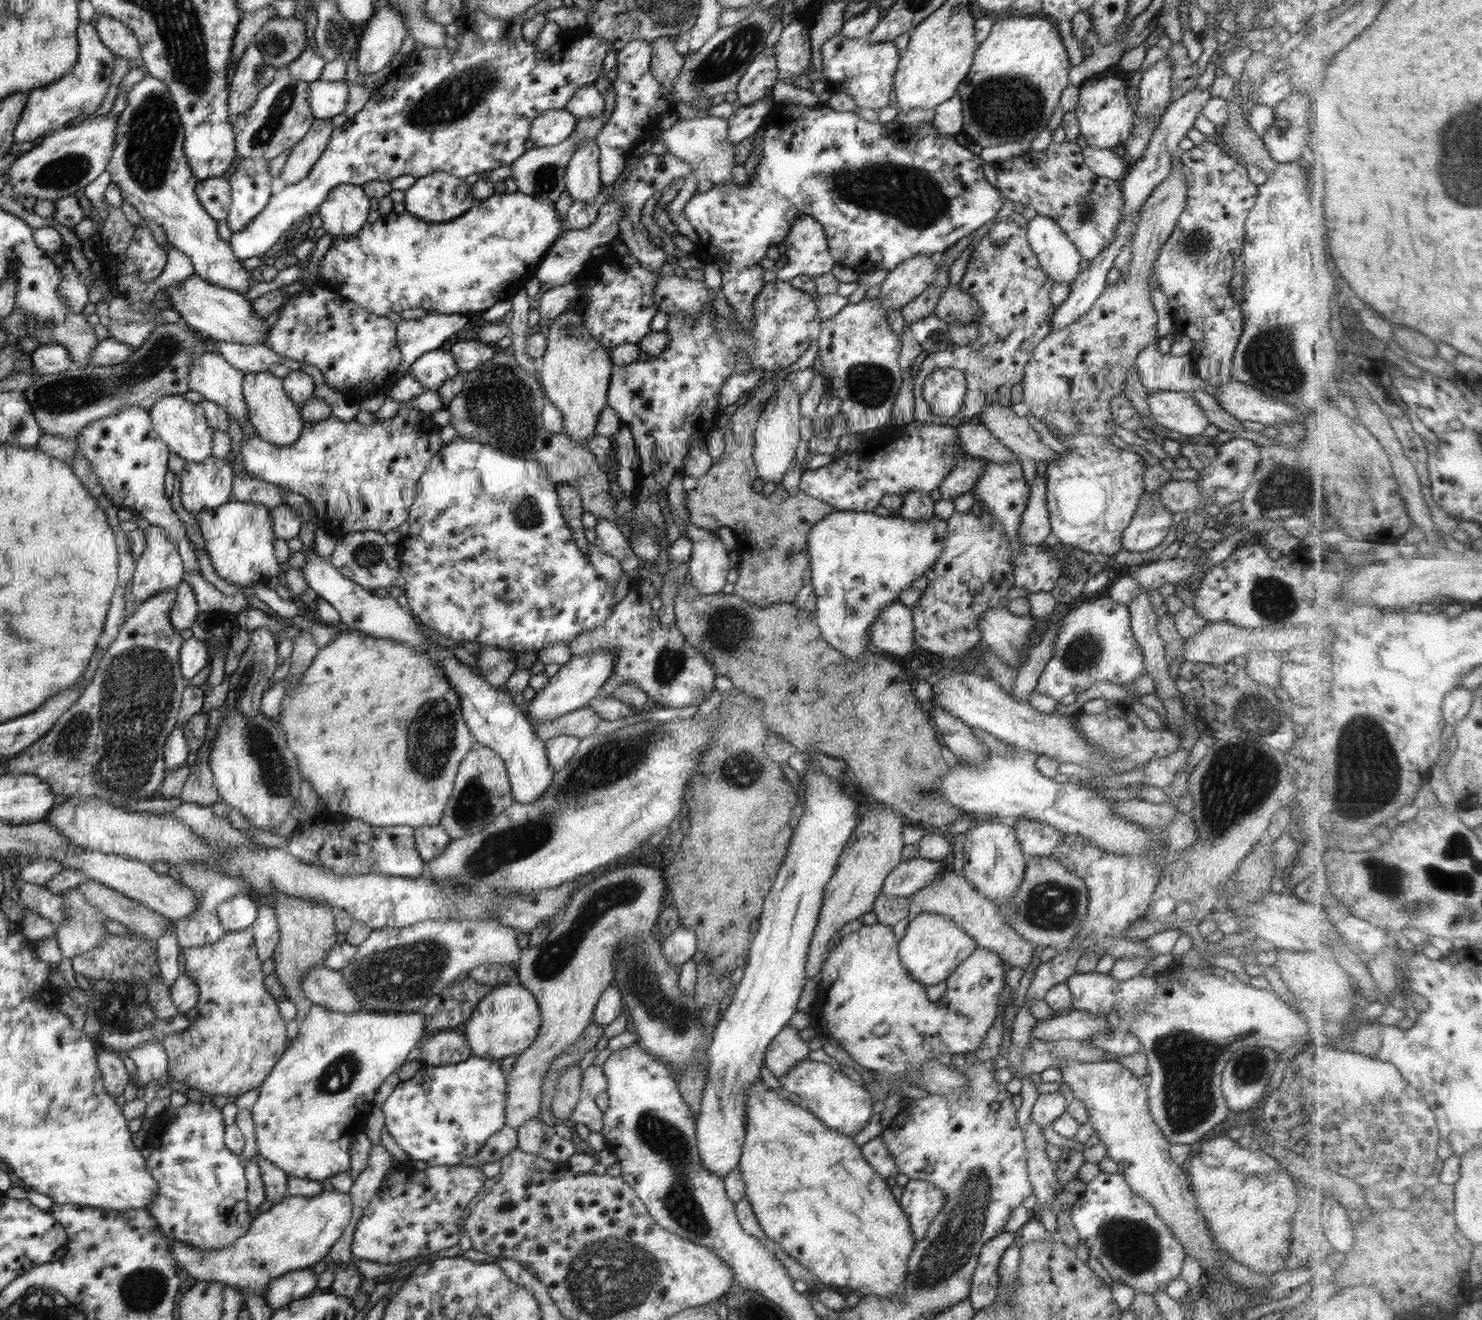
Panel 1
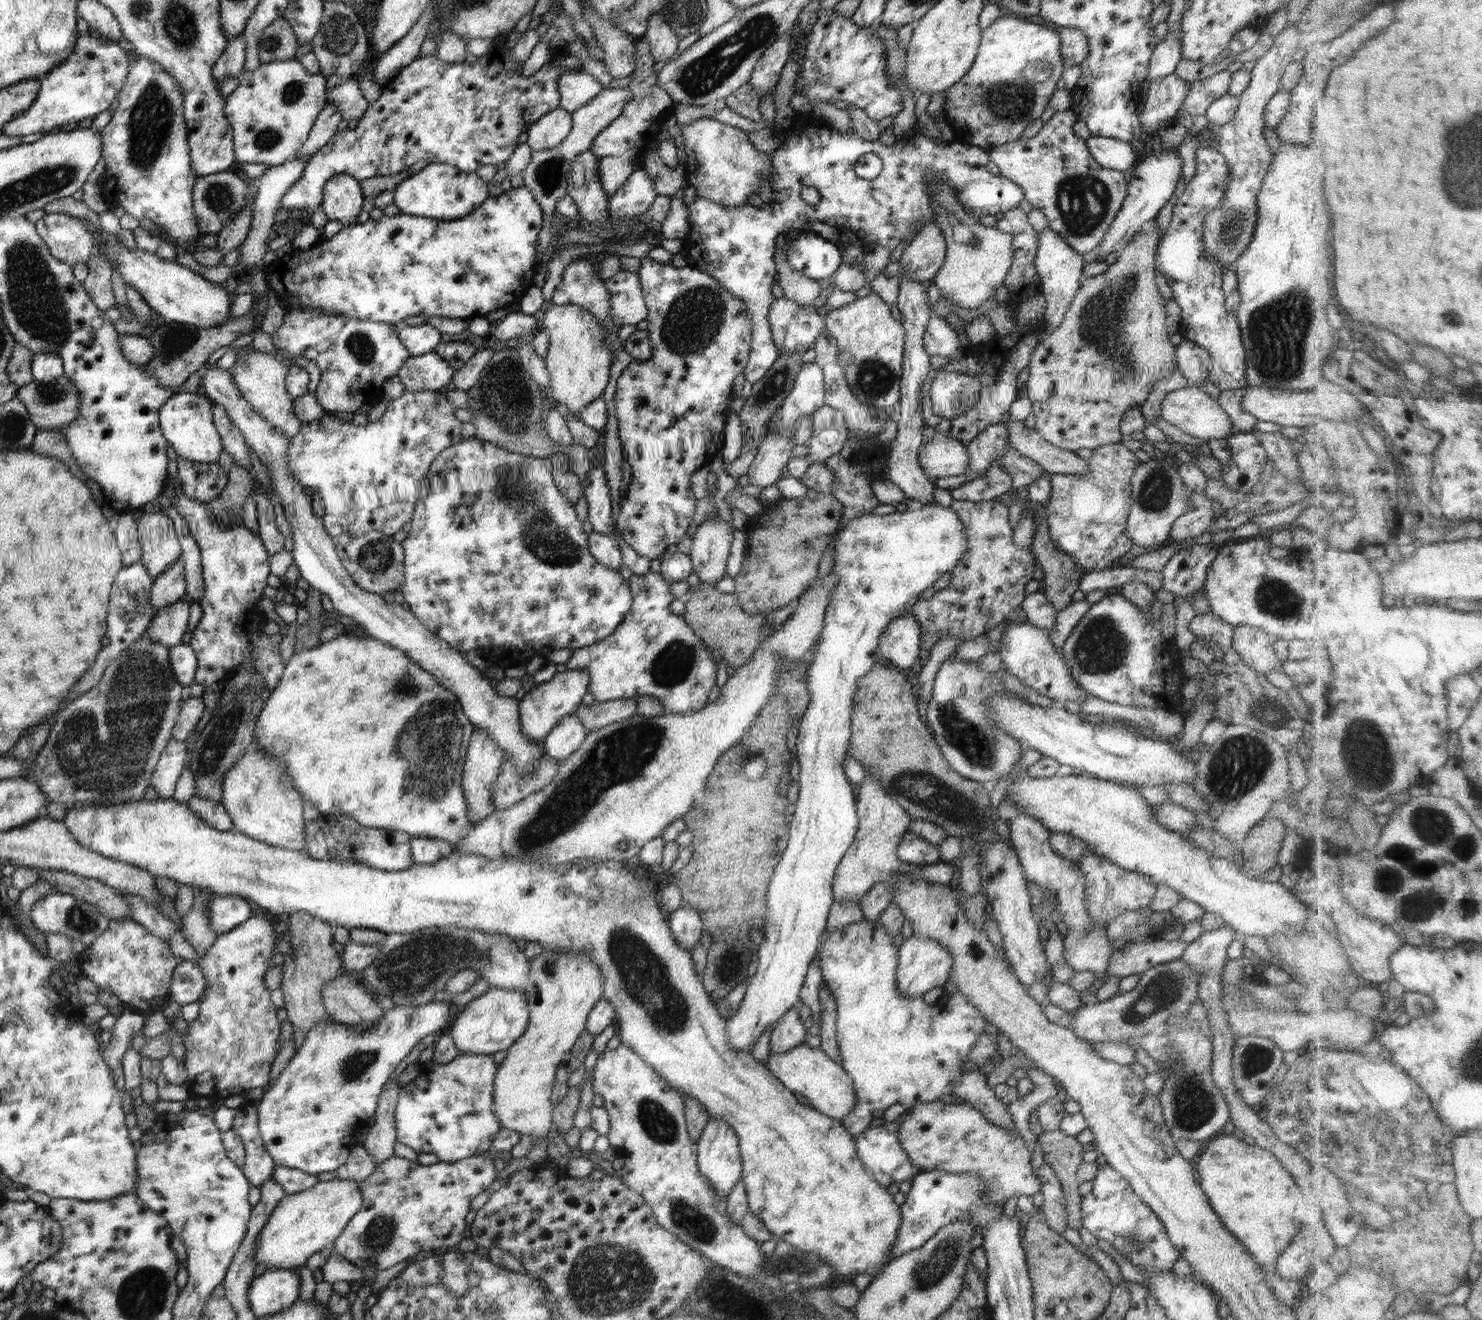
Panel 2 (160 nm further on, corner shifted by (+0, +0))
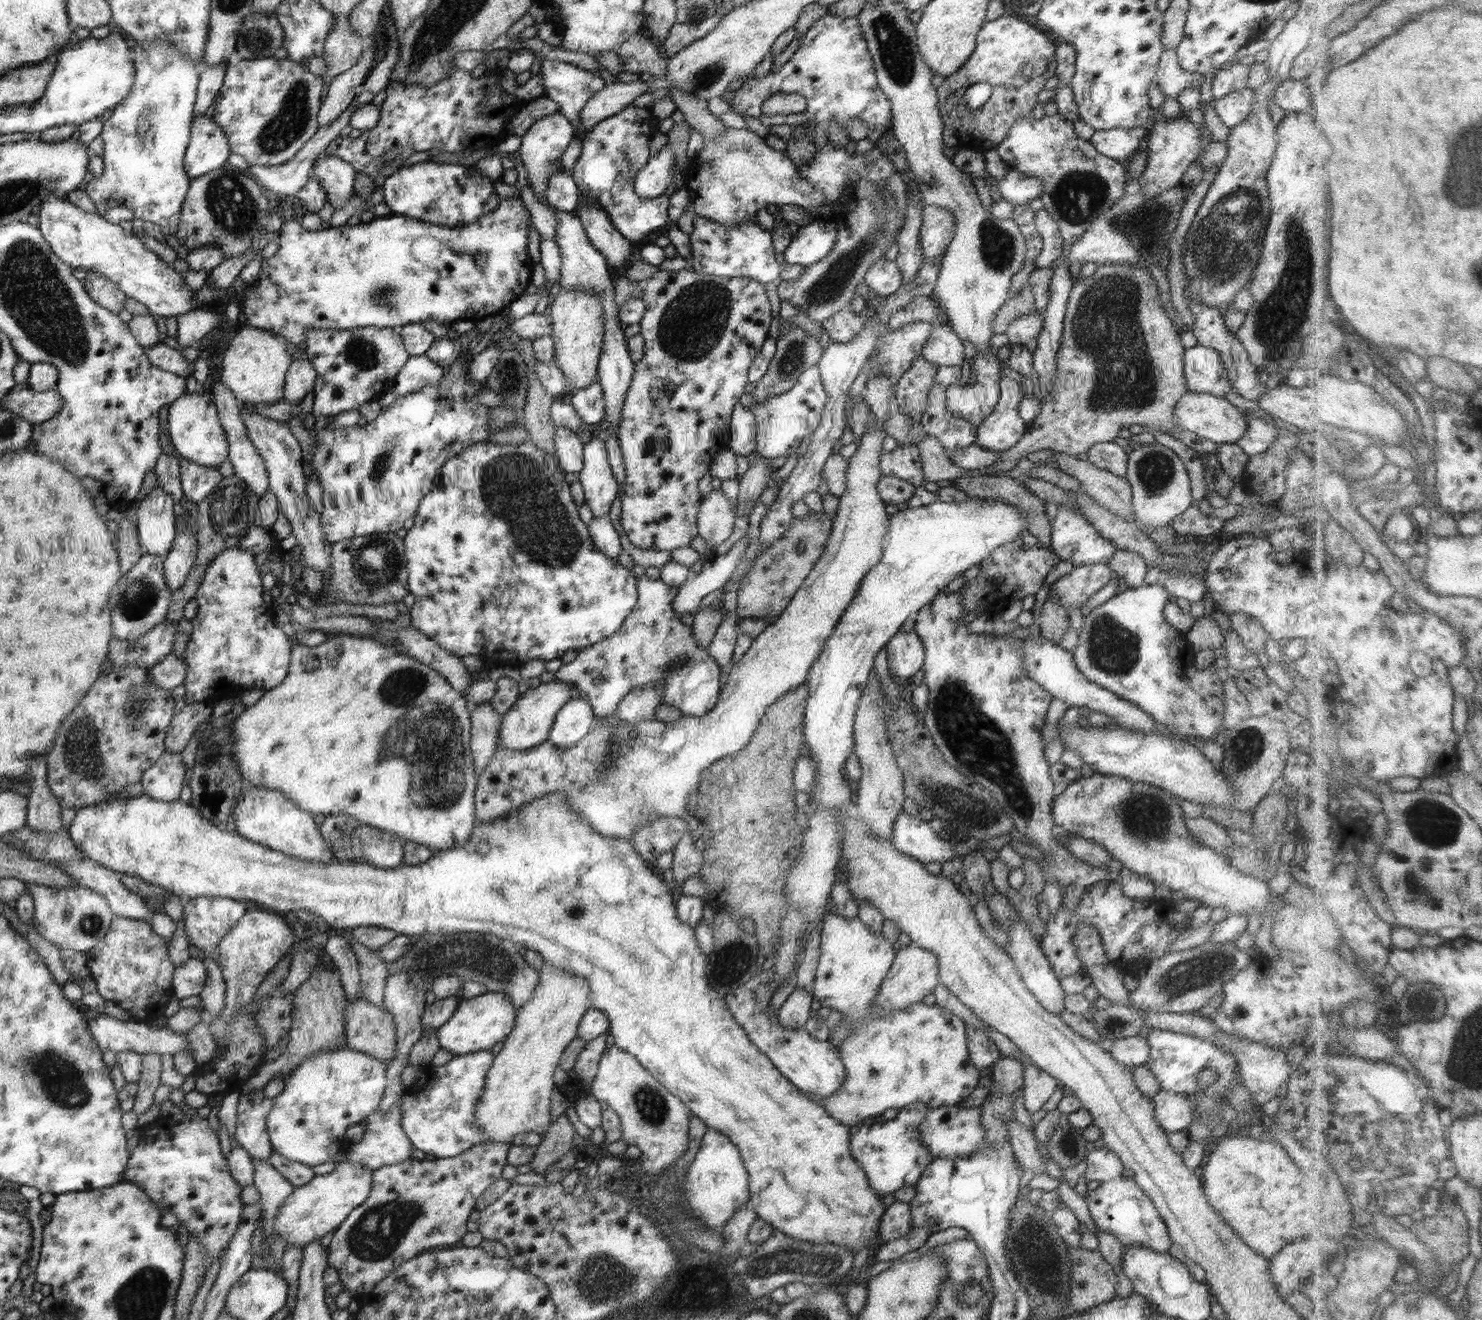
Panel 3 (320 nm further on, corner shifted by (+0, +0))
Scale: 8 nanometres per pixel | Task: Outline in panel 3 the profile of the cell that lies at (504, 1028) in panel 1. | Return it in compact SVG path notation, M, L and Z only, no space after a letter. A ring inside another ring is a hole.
M488 992L470 999L461 998L452 1020L437 1028L438 1032L433 1033L437 1036L441 1048L454 1055L473 1053L484 1049L491 1050L496 1042L504 1040L506 1035L510 1034L515 1023L517 1009L512 1005L508 995L498 992Z

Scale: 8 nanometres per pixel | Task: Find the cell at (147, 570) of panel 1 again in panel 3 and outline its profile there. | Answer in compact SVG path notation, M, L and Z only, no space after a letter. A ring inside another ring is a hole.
M157 480L157 485L155 486L155 488L152 490L152 492L150 492L149 494L146 494L146 497L139 501L140 506L136 512L136 516L138 518L136 518L134 524L137 527L137 535L139 538L139 543L147 550L148 553L156 555L156 556L165 556L165 554L169 553L169 550L173 548L173 542L176 540L176 536L177 536L177 526L176 526L176 516L174 516L174 497L166 490L164 490L160 485L158 485L158 480Z

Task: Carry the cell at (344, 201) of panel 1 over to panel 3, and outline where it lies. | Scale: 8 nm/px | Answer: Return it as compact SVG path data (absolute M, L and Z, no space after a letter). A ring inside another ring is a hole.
M322 155L314 163L311 176L318 179L333 208L345 205L354 192L357 170L338 155Z

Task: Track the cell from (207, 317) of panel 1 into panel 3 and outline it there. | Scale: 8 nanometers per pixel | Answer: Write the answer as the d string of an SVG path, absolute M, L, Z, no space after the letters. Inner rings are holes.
M50 193L41 202L38 218L41 233L58 258L74 268L106 275L128 297L142 302L150 310L150 314L177 317L198 309L193 299L196 290L191 290L183 283L182 272L176 272L170 263L150 250L140 238L126 234L124 228L106 221L103 215L82 210L82 207L71 203L66 195Z

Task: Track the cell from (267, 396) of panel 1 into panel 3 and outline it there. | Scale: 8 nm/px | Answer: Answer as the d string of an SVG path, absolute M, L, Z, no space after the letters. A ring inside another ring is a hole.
M247 324L227 339L227 345L222 356L220 380L230 388L234 397L243 403L260 403L262 406L272 406L283 401L285 378L293 362L284 341L271 331Z

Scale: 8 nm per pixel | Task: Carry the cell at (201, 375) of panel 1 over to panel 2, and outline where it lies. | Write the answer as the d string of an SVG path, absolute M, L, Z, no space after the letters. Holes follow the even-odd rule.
M214 364L205 367L206 372L202 376L200 385L201 393L210 399L213 405L222 406L226 410L228 418L240 429L245 444L266 466L273 490L284 510L286 520L290 523L291 537L294 540L291 553L293 562L299 568L301 578L304 578L309 586L317 588L324 596L328 596L334 610L337 610L339 614L352 618L372 638L404 651L410 659L418 663L418 666L434 675L443 687L453 691L473 725L487 730L503 752L511 756L519 773L523 775L531 773L535 769L537 758L544 753L544 749L542 741L530 742L529 738L522 734L521 726L519 726L519 702L515 697L498 694L494 680L469 663L464 653L451 647L449 642L438 638L413 611L408 611L408 608L405 610L396 602L386 603L383 596L372 594L357 585L349 571L345 569L337 550L334 550L332 535L324 530L322 520L314 514L310 496L304 492L304 488L289 469L288 447L290 447L291 438L282 436L272 423L266 422L262 415L257 414L241 391L237 390L230 369L222 370Z

